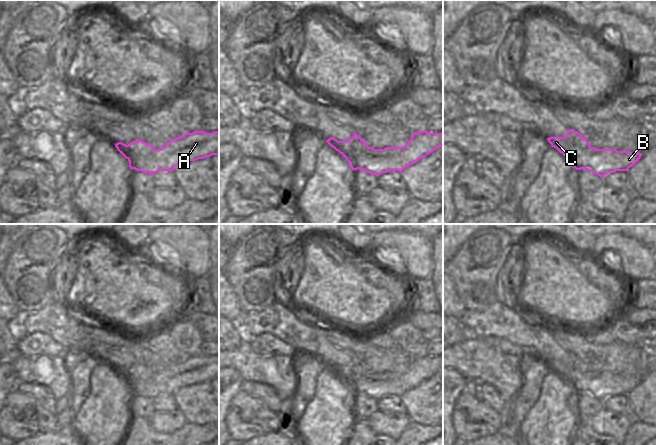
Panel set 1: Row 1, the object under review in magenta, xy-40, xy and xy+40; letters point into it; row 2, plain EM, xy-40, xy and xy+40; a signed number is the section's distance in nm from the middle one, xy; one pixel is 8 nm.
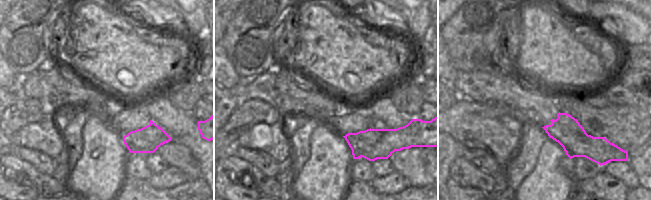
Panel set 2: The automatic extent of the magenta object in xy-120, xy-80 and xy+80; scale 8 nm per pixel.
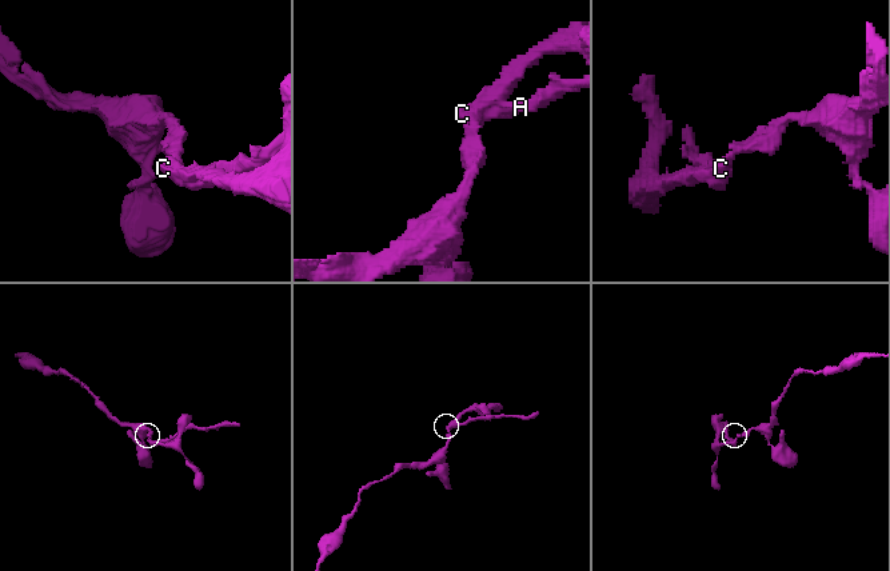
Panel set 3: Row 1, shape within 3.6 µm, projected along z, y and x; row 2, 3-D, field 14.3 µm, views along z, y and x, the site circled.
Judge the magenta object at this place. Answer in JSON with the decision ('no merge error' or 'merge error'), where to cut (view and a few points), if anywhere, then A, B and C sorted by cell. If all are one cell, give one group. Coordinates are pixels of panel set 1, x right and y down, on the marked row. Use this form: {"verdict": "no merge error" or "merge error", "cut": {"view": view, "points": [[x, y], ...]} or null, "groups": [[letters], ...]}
{"verdict": "merge error", "cut": {"view": "xy-40", "points": [[155, 149], [147, 156], [132, 156], [128, 160]]}, "groups": [["A", "B"], ["C"]]}

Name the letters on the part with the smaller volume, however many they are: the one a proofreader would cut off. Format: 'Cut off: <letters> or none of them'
Cut off: A, B

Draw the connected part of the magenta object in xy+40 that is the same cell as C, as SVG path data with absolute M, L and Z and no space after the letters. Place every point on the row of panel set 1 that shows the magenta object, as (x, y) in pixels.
M569 129L564 137L550 137L547 140L552 147L556 148L566 158L578 147L582 149L591 147L587 139L574 129Z

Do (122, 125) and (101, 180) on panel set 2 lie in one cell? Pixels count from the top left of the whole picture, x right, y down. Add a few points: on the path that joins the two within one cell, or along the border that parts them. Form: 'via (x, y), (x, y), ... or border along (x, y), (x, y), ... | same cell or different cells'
border along (102, 119), (122, 137) | different cells

